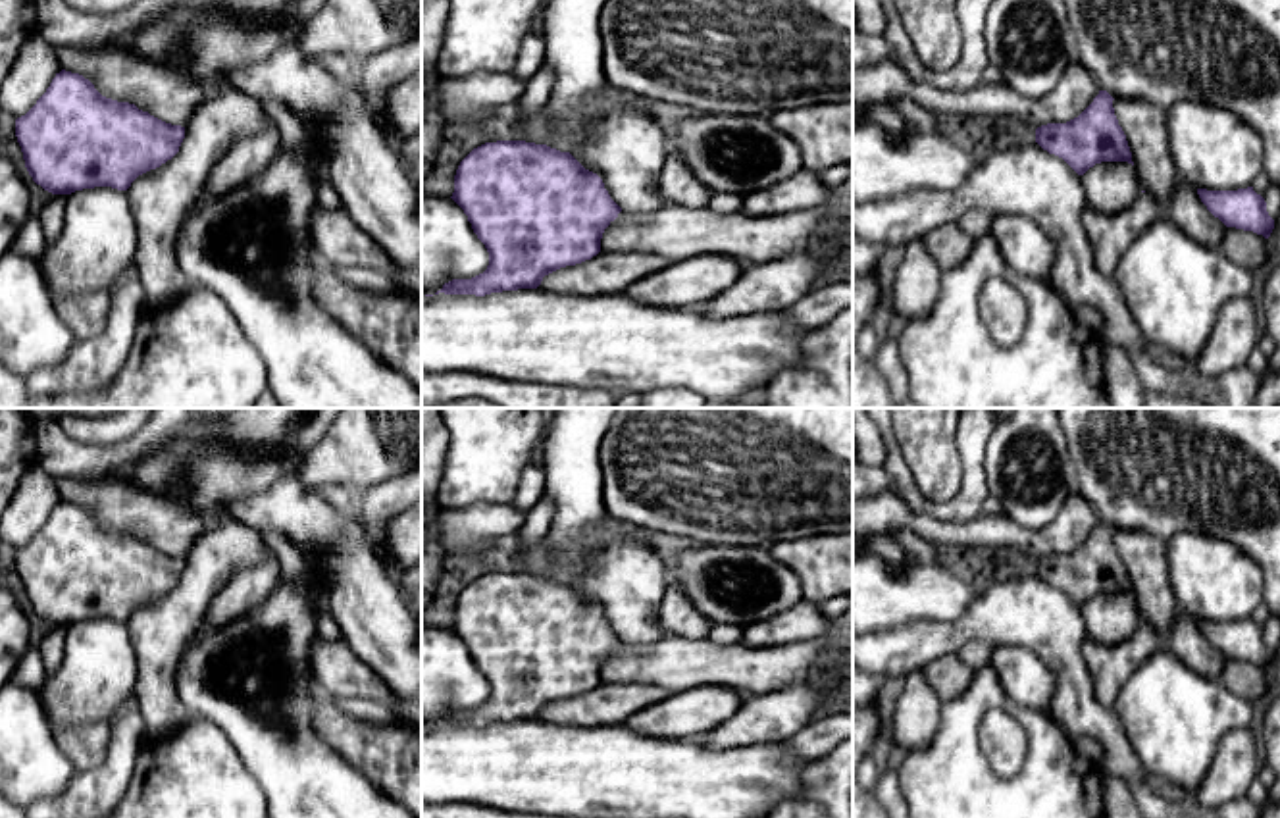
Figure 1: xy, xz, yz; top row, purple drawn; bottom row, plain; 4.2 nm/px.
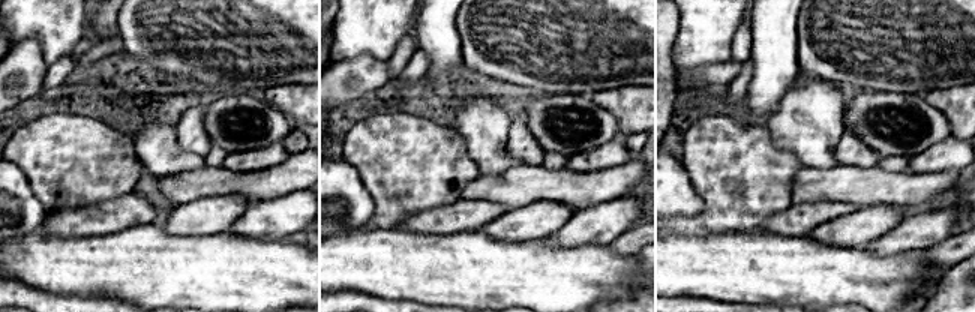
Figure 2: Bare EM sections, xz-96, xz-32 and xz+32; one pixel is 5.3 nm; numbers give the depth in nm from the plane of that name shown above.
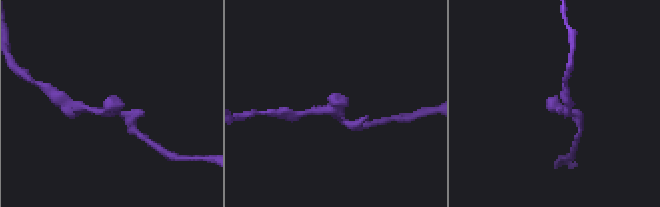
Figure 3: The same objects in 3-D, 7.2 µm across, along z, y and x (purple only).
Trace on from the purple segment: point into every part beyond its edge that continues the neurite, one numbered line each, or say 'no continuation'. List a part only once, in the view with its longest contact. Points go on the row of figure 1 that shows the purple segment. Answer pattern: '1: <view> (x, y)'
no continuation

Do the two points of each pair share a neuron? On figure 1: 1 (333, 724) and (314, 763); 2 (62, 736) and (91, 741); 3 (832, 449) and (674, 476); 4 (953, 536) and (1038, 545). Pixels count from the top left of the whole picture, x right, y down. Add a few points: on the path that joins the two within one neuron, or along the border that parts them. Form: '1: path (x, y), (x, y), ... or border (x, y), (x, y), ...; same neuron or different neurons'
1: border (314, 722), (314, 730), (324, 740); different neurons
2: path (70, 740), (83, 741); same neuron
3: path (793, 451), (713, 451); same neuron
4: path (974, 536), (1017, 536); same neuron

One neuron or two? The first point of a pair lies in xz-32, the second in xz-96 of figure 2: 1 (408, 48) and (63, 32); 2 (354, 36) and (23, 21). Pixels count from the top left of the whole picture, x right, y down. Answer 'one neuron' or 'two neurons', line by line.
1: two neurons
2: one neuron

